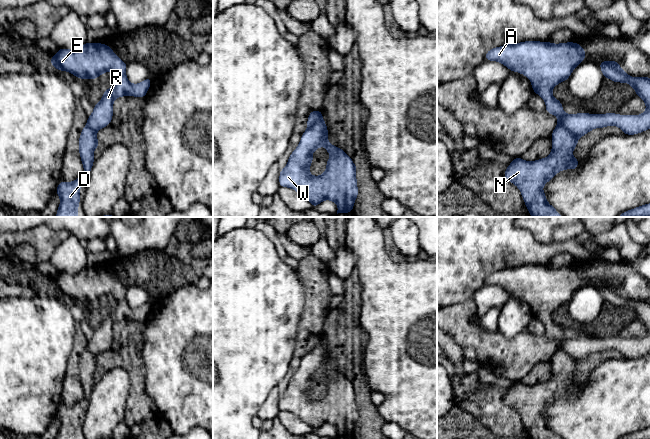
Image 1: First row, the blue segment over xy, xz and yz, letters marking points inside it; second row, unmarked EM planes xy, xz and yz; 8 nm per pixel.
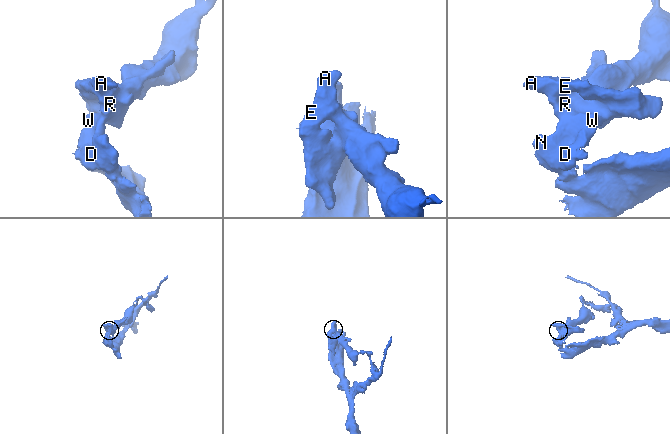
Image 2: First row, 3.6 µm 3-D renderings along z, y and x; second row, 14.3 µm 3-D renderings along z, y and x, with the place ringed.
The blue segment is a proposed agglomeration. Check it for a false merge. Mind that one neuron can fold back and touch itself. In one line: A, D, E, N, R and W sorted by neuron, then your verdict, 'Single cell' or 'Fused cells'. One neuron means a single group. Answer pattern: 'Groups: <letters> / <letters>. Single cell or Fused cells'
Groups: A E R W / D N. Fused cells

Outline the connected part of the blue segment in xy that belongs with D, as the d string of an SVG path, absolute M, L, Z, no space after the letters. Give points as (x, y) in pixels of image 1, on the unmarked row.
M85 350L79 361L79 378L83 388L84 397L82 400L72 406L60 405L56 418L60 421L60 429L56 439L78 439L78 430L80 428L80 411L87 410L89 406L89 397L95 385L94 373L100 371L97 364L97 358L88 350Z

